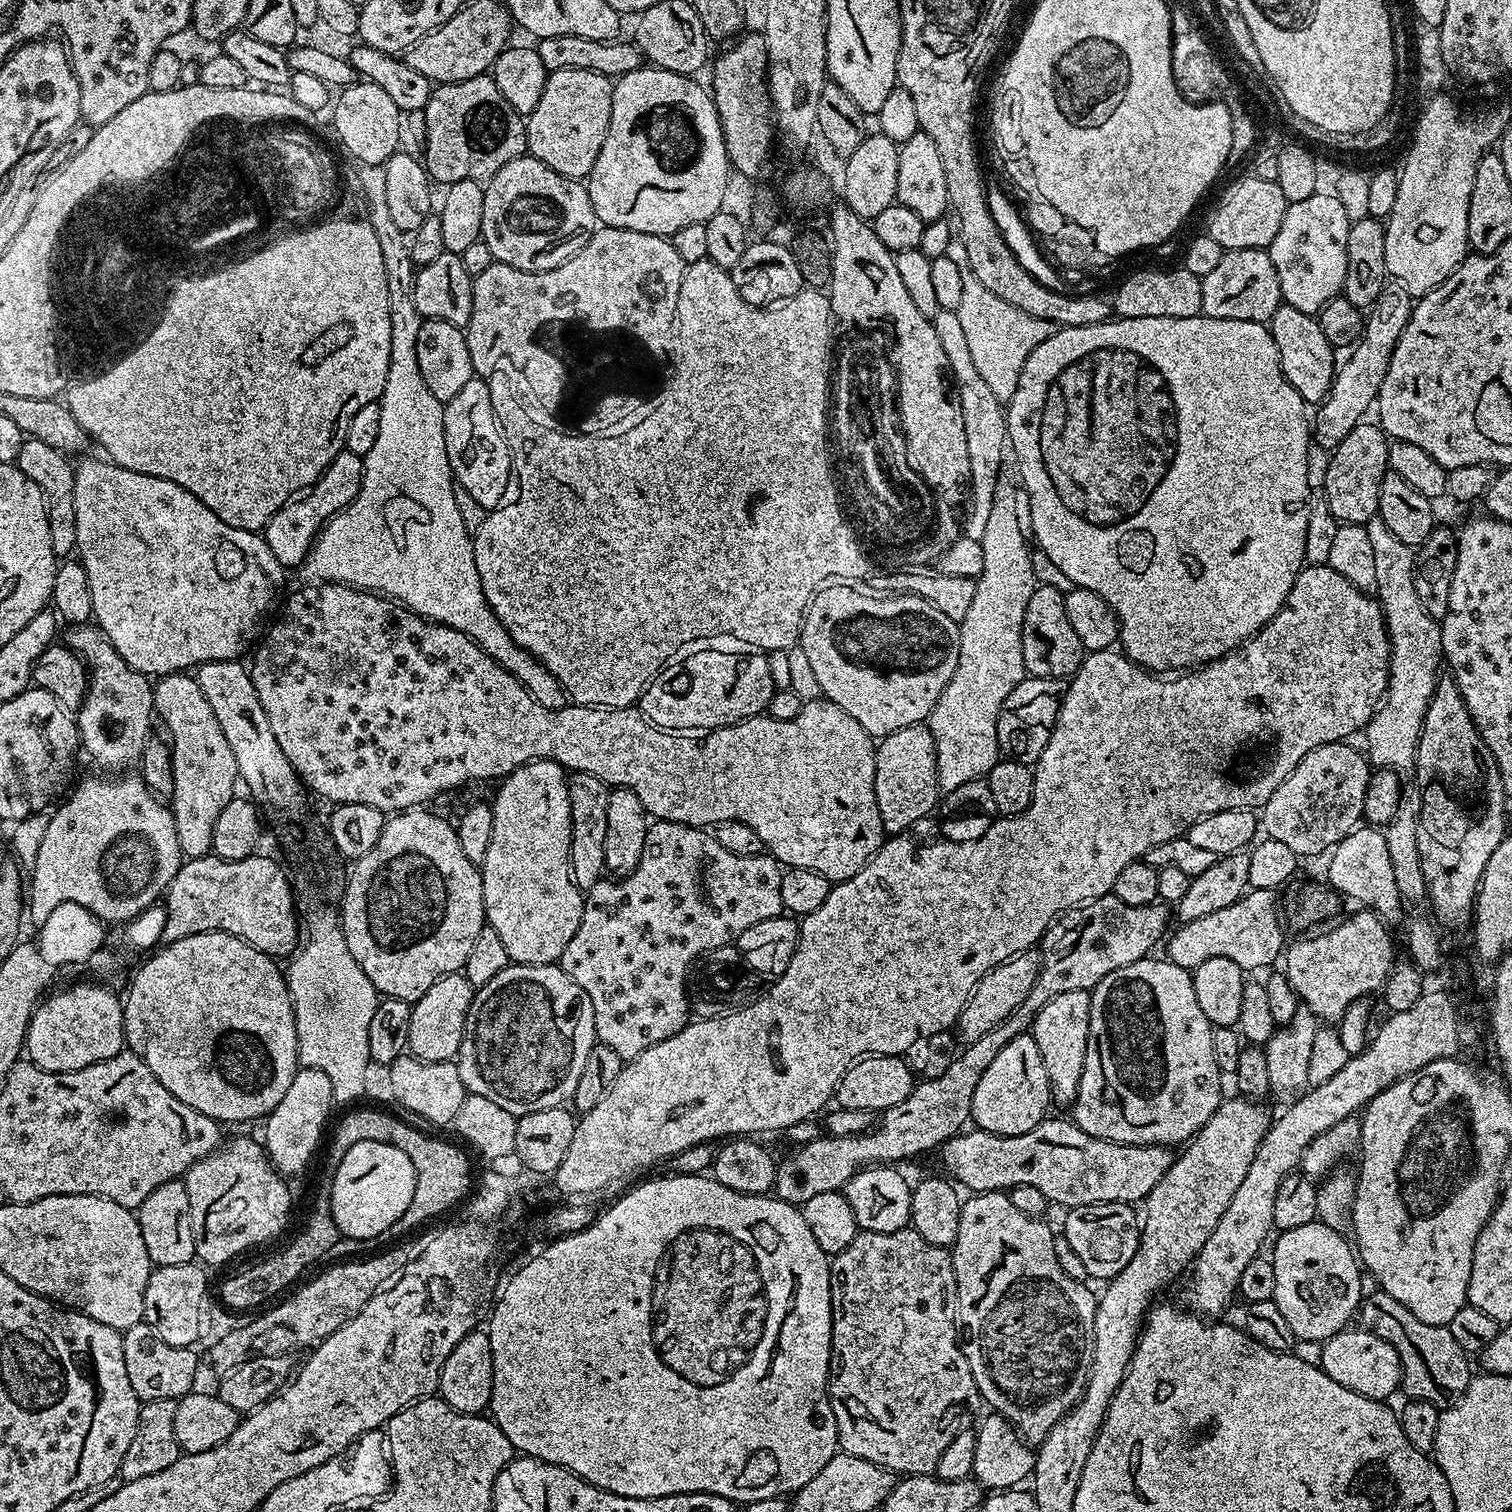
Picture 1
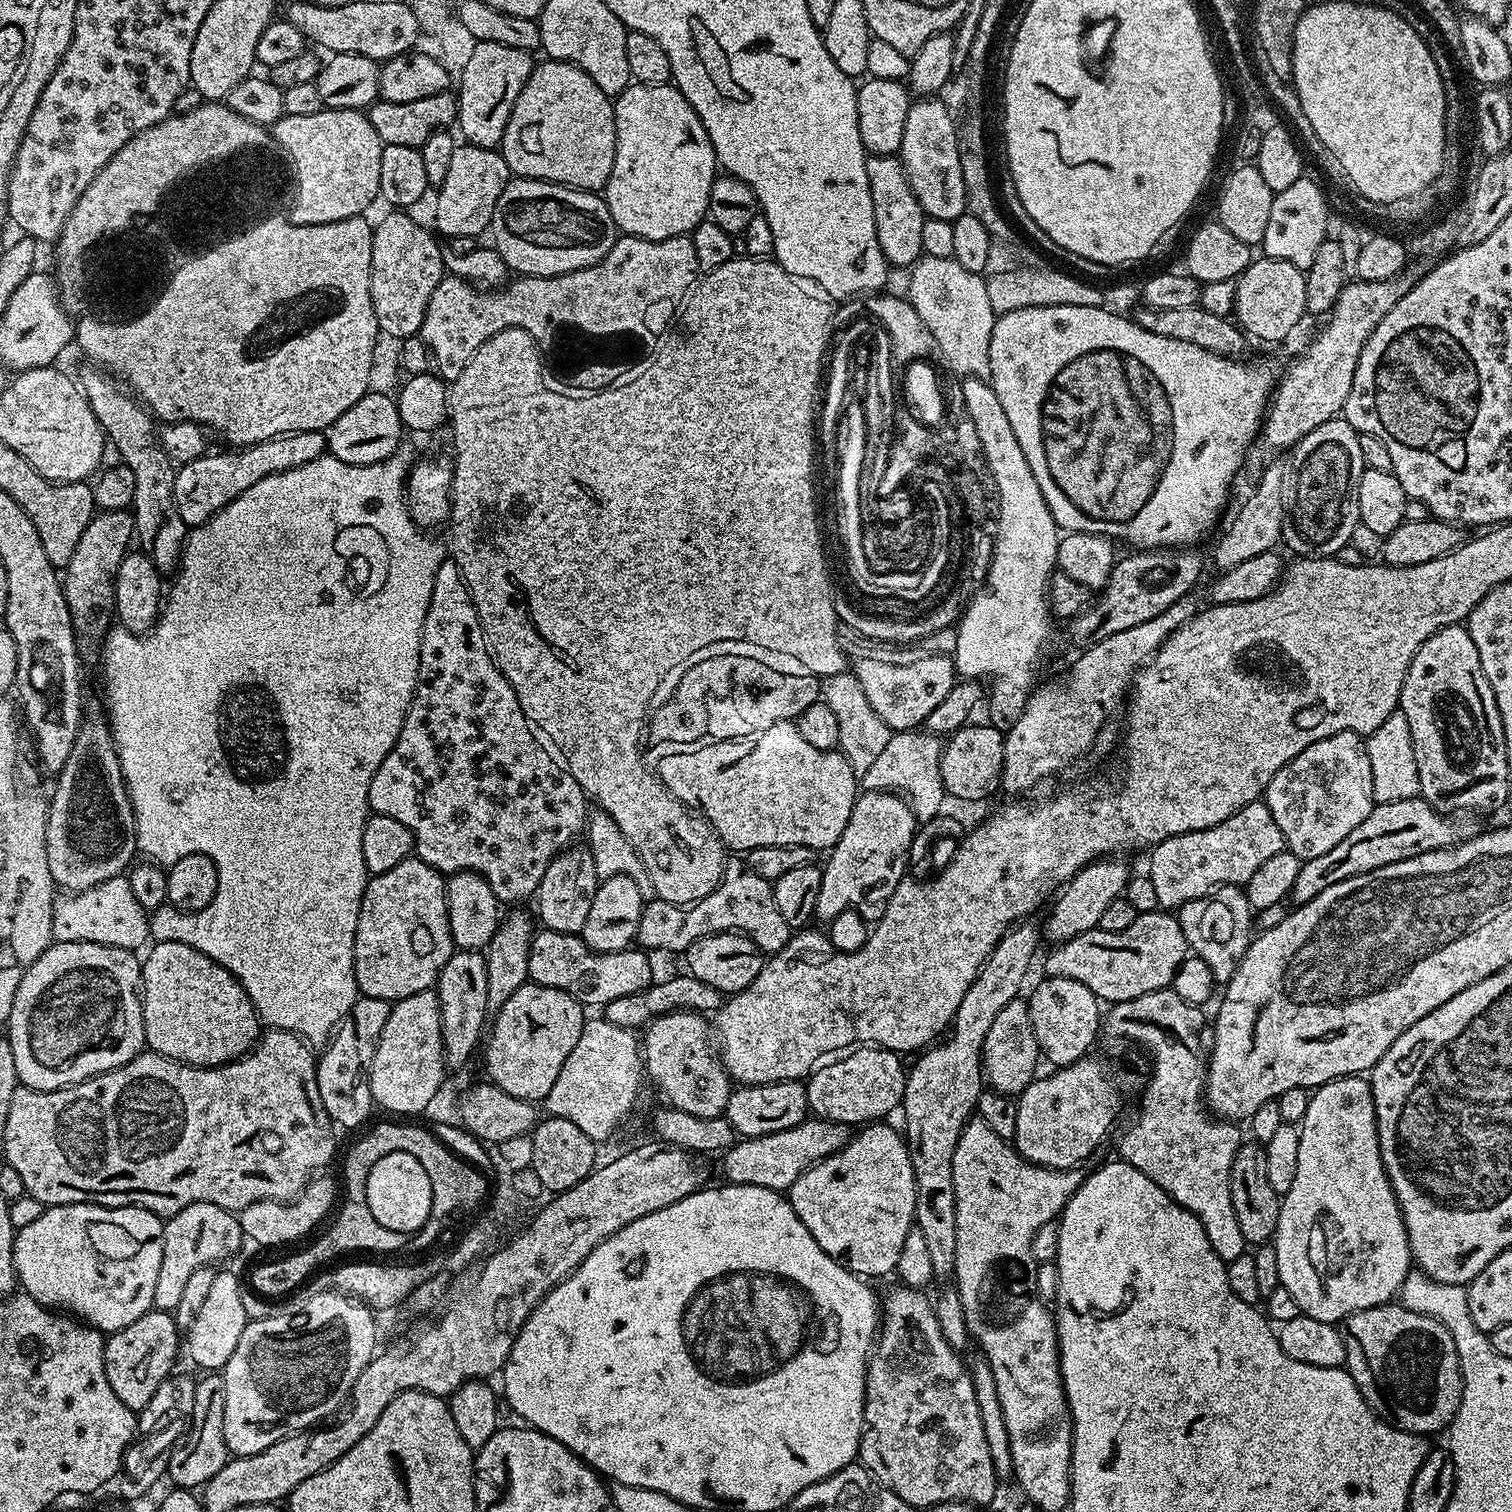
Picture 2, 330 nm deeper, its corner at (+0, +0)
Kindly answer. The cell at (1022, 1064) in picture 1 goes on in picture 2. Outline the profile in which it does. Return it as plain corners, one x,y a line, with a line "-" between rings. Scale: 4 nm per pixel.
1017,998
1006,1002
1006,1007
994,1018
990,1034
986,1034
982,1072
993,1089
1003,1092
1005,1096
1015,1097
1024,1091
1027,1084
1037,1079
1036,1063
1041,1063
1040,1047
1034,1038
1034,1026
1030,1022
1028,1001

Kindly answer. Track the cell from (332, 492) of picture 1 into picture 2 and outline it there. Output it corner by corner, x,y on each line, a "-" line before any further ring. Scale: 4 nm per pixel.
314,430
287,432
257,444
248,444
244,448
233,447
224,451
228,452
209,451
177,467
172,493
174,506
178,506
178,514
184,524
205,524
210,517
218,514
218,510
234,502
242,490
250,490
254,482
262,482
262,478
270,474
292,470
294,466
304,466
306,462
325,455
326,436
324,432

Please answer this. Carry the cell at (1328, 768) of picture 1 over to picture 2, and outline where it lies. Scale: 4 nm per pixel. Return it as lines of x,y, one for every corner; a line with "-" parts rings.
1339,732
1306,746
1298,758
1286,762
1286,766
1282,766
1282,770
1270,778
1262,799
1268,805
1270,814
1274,814
1278,830
1282,830
1287,851
1293,852
1301,862
1327,854
1360,823
1366,822
1374,806
1374,778
1370,774
1370,754
1365,737
1356,732

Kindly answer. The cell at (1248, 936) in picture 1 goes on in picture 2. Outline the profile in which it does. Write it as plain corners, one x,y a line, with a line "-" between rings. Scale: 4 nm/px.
1422,798
1376,804
1366,817
1366,822
1360,823
1348,837
1342,838
1338,846
1332,847
1327,854
1301,863
1298,878
1294,878
1290,893
1291,903
1299,906
1310,902
1318,894
1322,894
1326,886
1334,886
1334,882
1342,882
1346,878
1354,878
1382,866
1390,866
1394,862
1426,854
1430,850
1452,848
1455,844
1461,844
1463,840
1474,838
1481,832
1482,824
1476,820
1479,819
1472,814
1442,813
1430,807

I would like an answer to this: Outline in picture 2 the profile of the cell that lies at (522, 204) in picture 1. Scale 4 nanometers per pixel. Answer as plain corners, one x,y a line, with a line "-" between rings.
527,178
509,179
506,190
502,190
502,198
498,198
498,206
494,206
494,218
490,236
493,236
494,247
499,252
504,263
508,265
513,273
522,276
561,276
567,272
573,272
579,268
585,268
591,264
597,264
606,253
614,246
618,238
618,229
614,218
608,209
608,203
604,201
603,195
597,194
592,190
581,190
579,188
566,188
563,184
549,184
547,180
529,180

